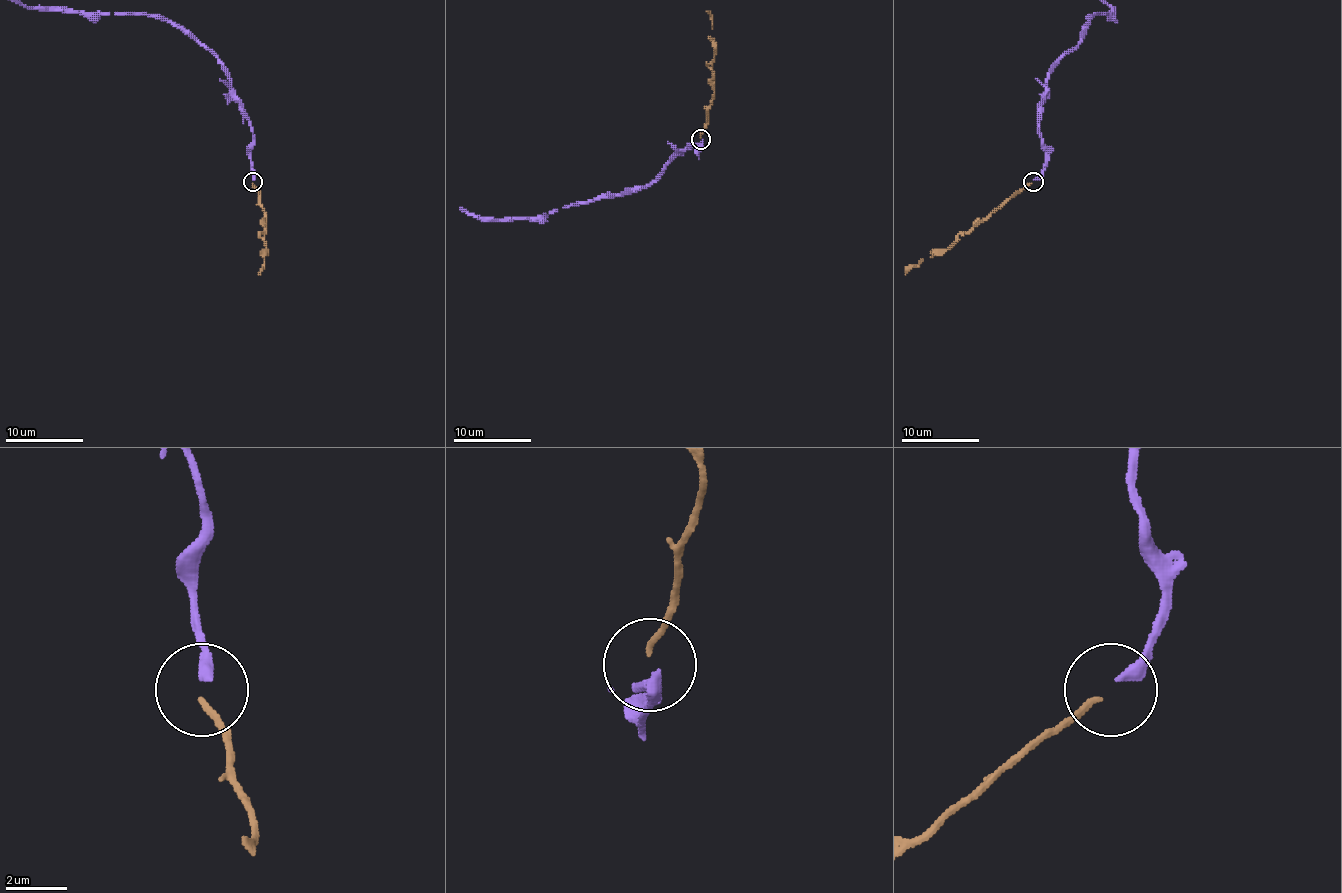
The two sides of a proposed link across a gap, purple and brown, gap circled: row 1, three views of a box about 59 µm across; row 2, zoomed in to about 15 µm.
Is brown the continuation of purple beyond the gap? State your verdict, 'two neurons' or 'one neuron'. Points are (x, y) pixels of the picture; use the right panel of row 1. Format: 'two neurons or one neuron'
one neuron

